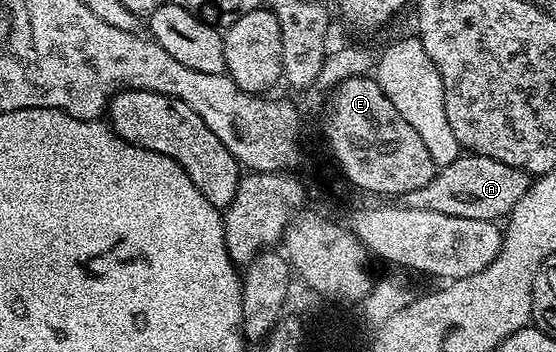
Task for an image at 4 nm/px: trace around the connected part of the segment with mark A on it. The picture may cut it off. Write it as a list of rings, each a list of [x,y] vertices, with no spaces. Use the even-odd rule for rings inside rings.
[[[462,153],[455,161],[441,166],[430,183],[415,191],[393,198],[398,207],[435,211],[442,215],[466,219],[497,222],[512,212],[515,203],[522,199],[532,182],[531,174],[522,168],[511,167],[489,156]]]

